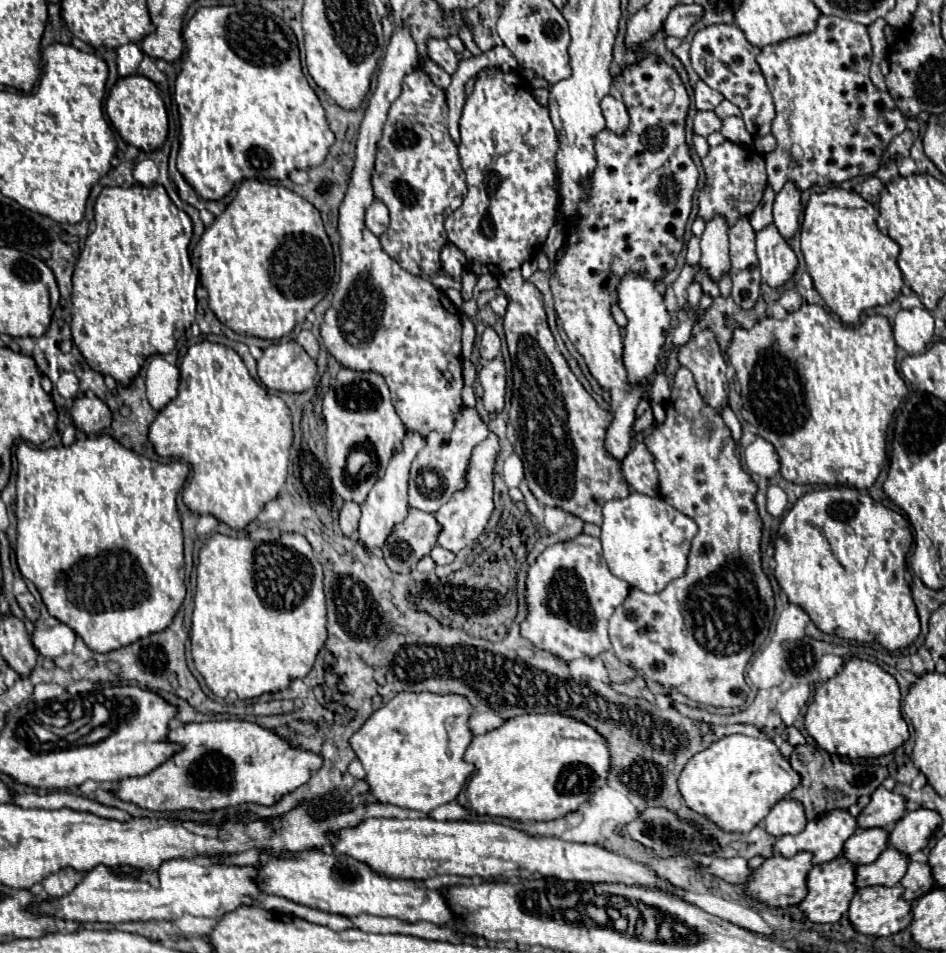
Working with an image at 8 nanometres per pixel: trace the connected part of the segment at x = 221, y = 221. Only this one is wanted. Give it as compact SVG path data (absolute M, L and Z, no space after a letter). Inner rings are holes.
M244 180L238 190L234 200L228 204L228 208L214 220L214 224L210 228L206 228L206 232L202 234L200 242L196 244L191 252L192 258L196 259L198 270L200 270L200 282L204 284L204 288L208 290L208 306L210 310L218 316L218 320L232 328L234 332L242 334L242 336L256 336L256 338L266 338L266 340L280 340L282 336L290 334L292 328L300 322L304 322L306 314L326 296L328 286L334 278L334 252L332 252L332 244L330 238L324 230L322 224L322 216L320 212L300 194L296 194L290 188L284 186L276 186L276 184L268 184L268 182L260 182L260 180Z

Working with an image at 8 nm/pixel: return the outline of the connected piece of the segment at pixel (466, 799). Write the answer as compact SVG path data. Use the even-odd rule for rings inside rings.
M524 714L506 720L500 728L482 736L474 736L464 760L472 762L476 770L458 802L476 810L478 814L510 818L510 820L558 820L576 812L588 802L594 792L606 786L612 770L608 742L590 724L566 714Z

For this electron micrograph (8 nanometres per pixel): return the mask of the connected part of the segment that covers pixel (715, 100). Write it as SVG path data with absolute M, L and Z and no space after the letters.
M698 82L694 86L694 96L696 96L696 108L698 110L714 110L724 100L724 96L718 90L712 90L704 82Z

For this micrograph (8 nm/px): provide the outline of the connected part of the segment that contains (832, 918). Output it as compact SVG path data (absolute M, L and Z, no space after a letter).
M840 856L828 864L818 864L808 874L808 896L798 904L806 918L816 924L824 922L838 922L850 908L850 902L856 894L856 866L846 858Z

